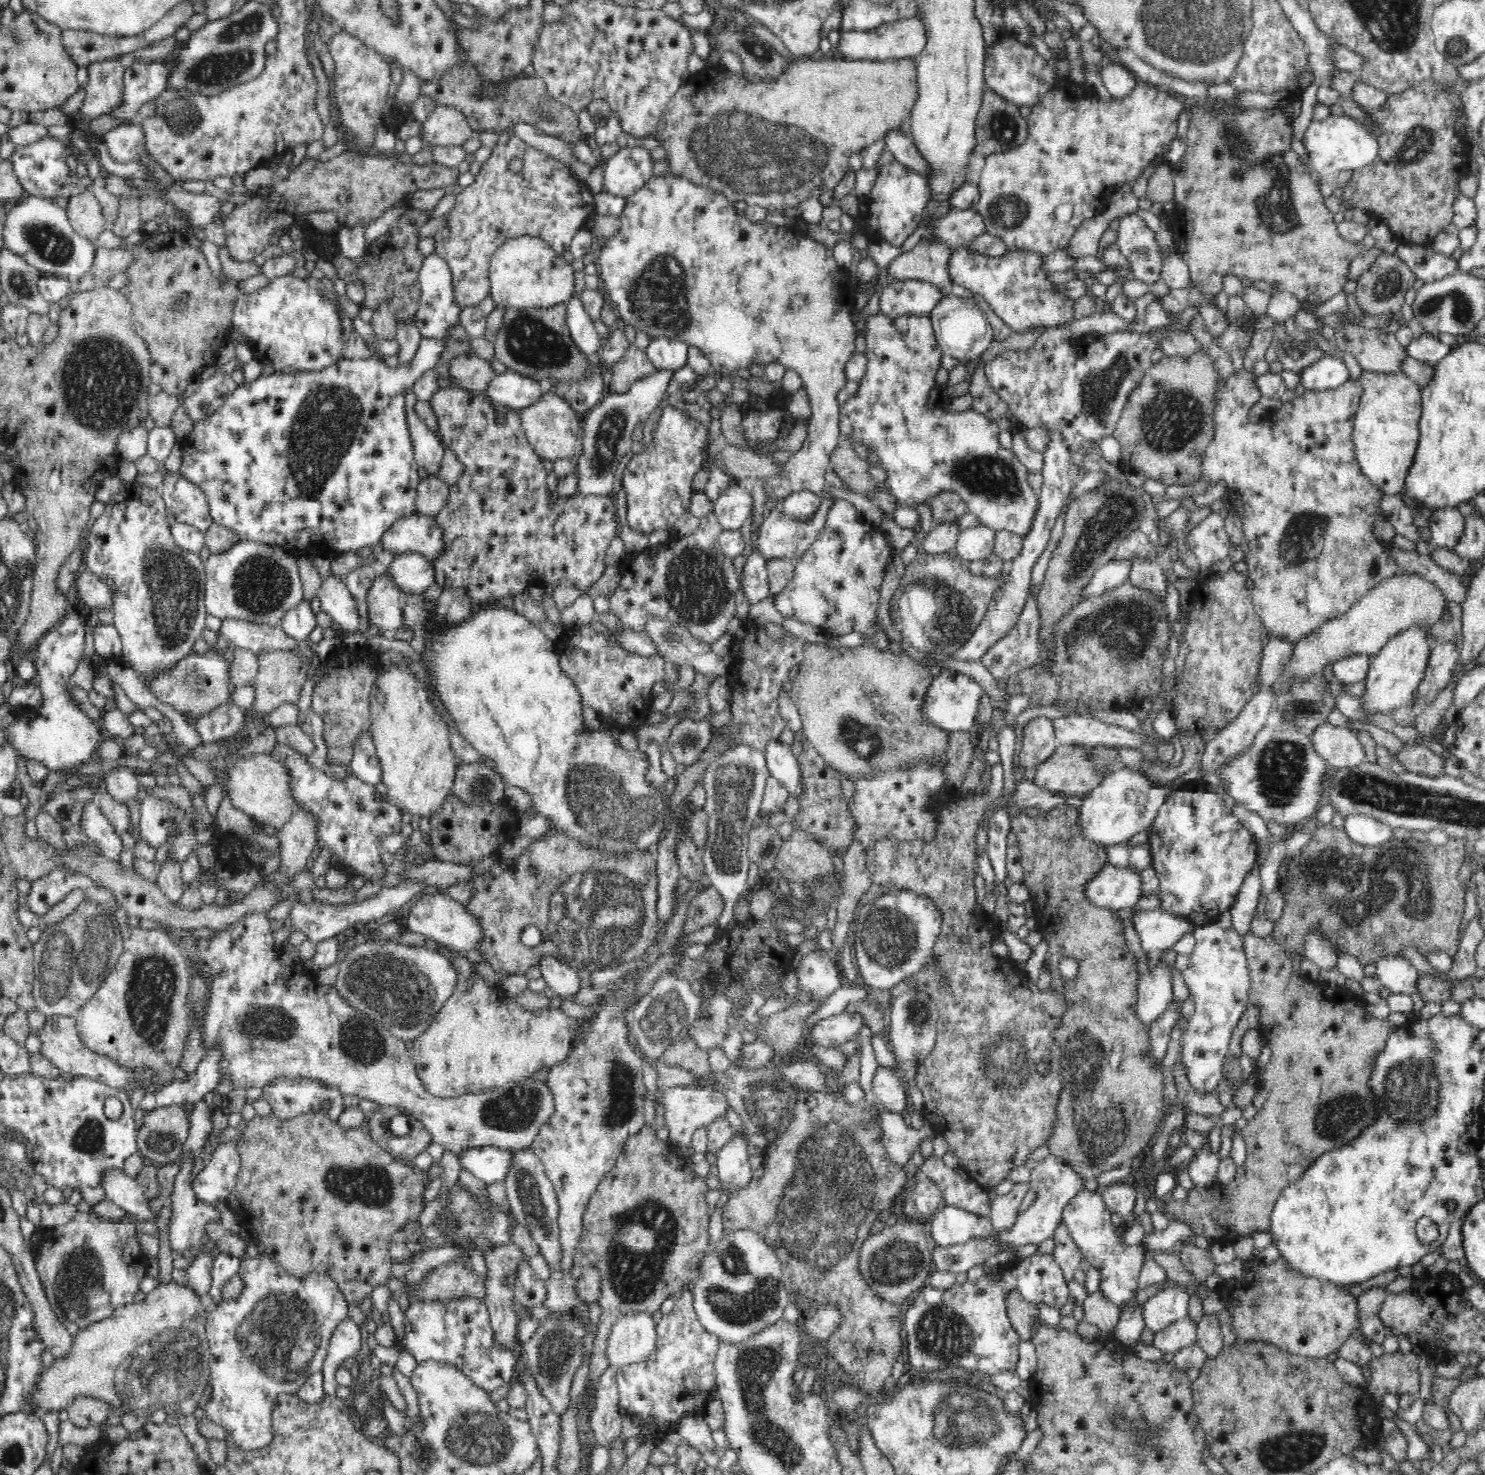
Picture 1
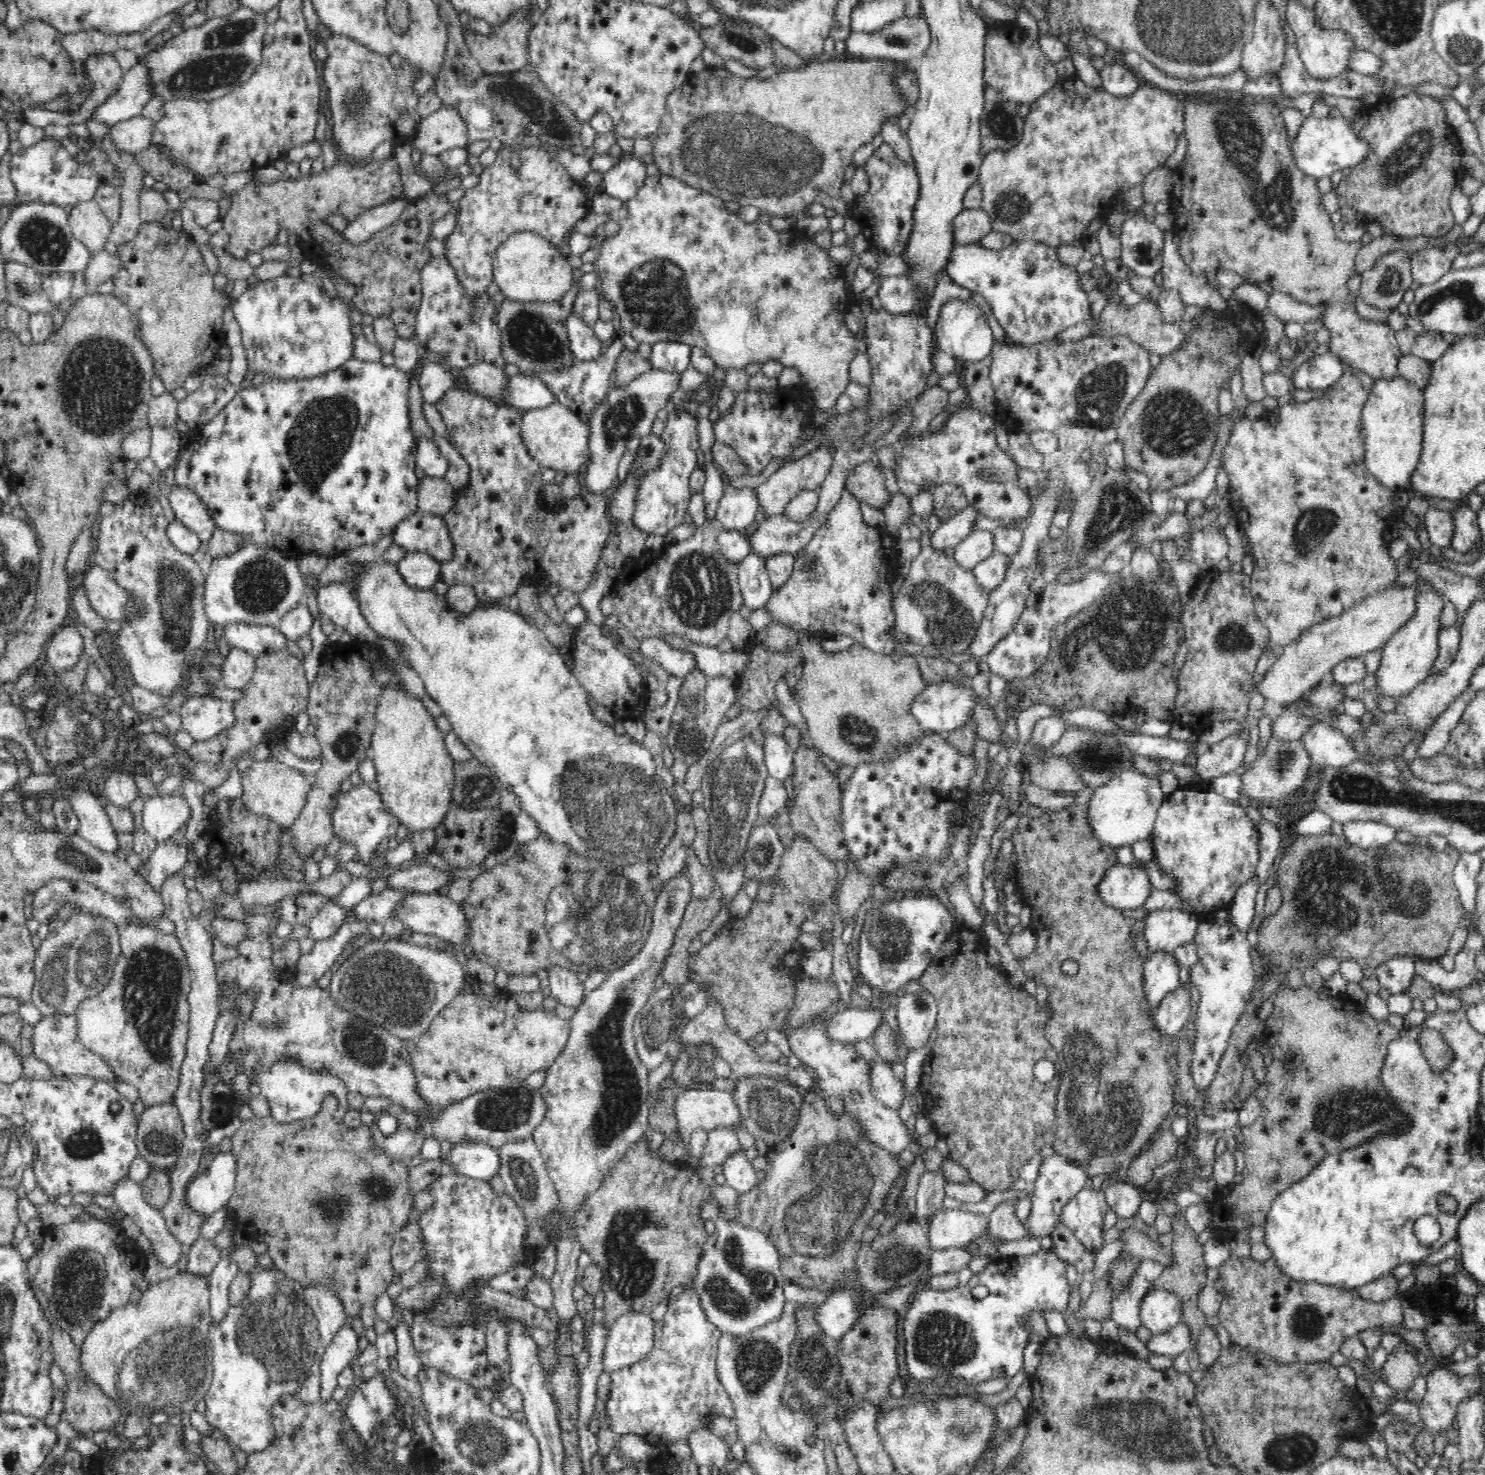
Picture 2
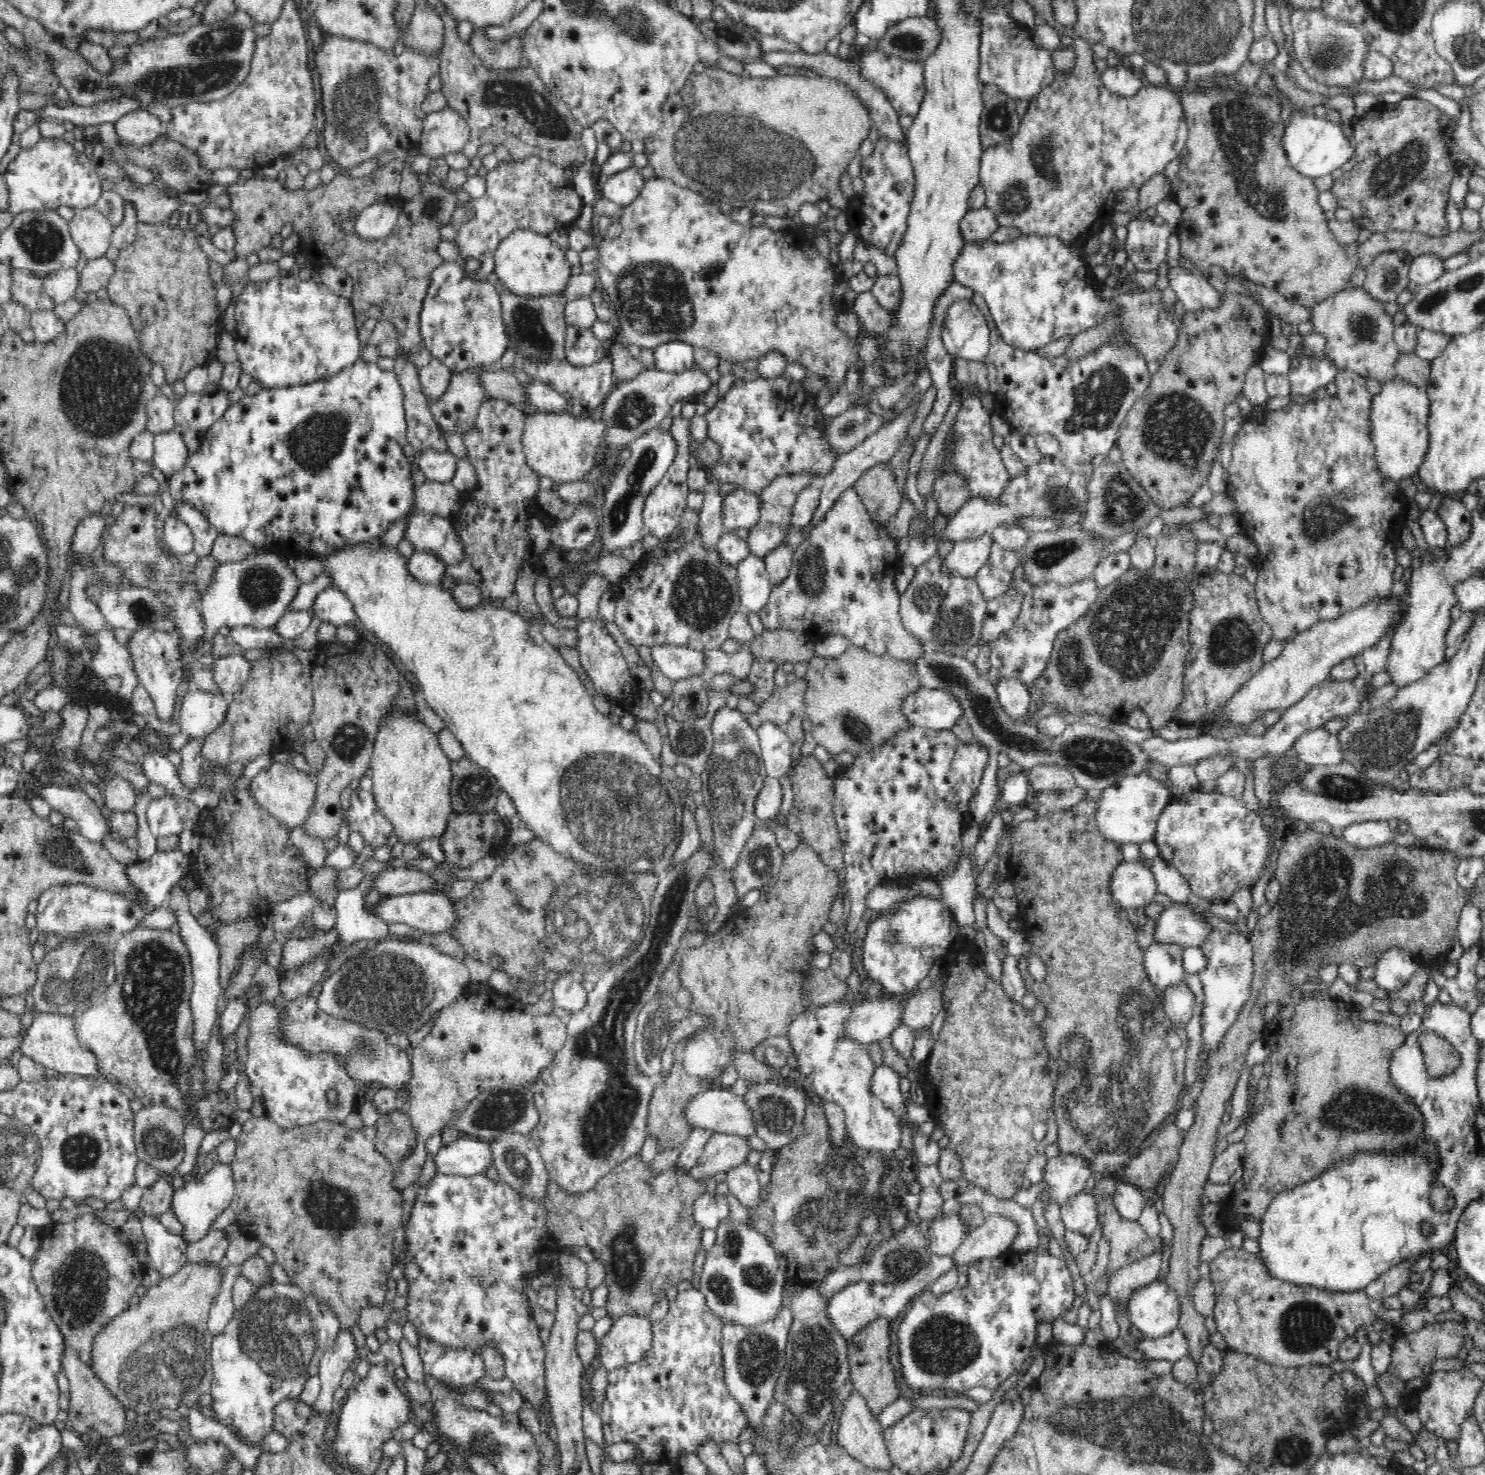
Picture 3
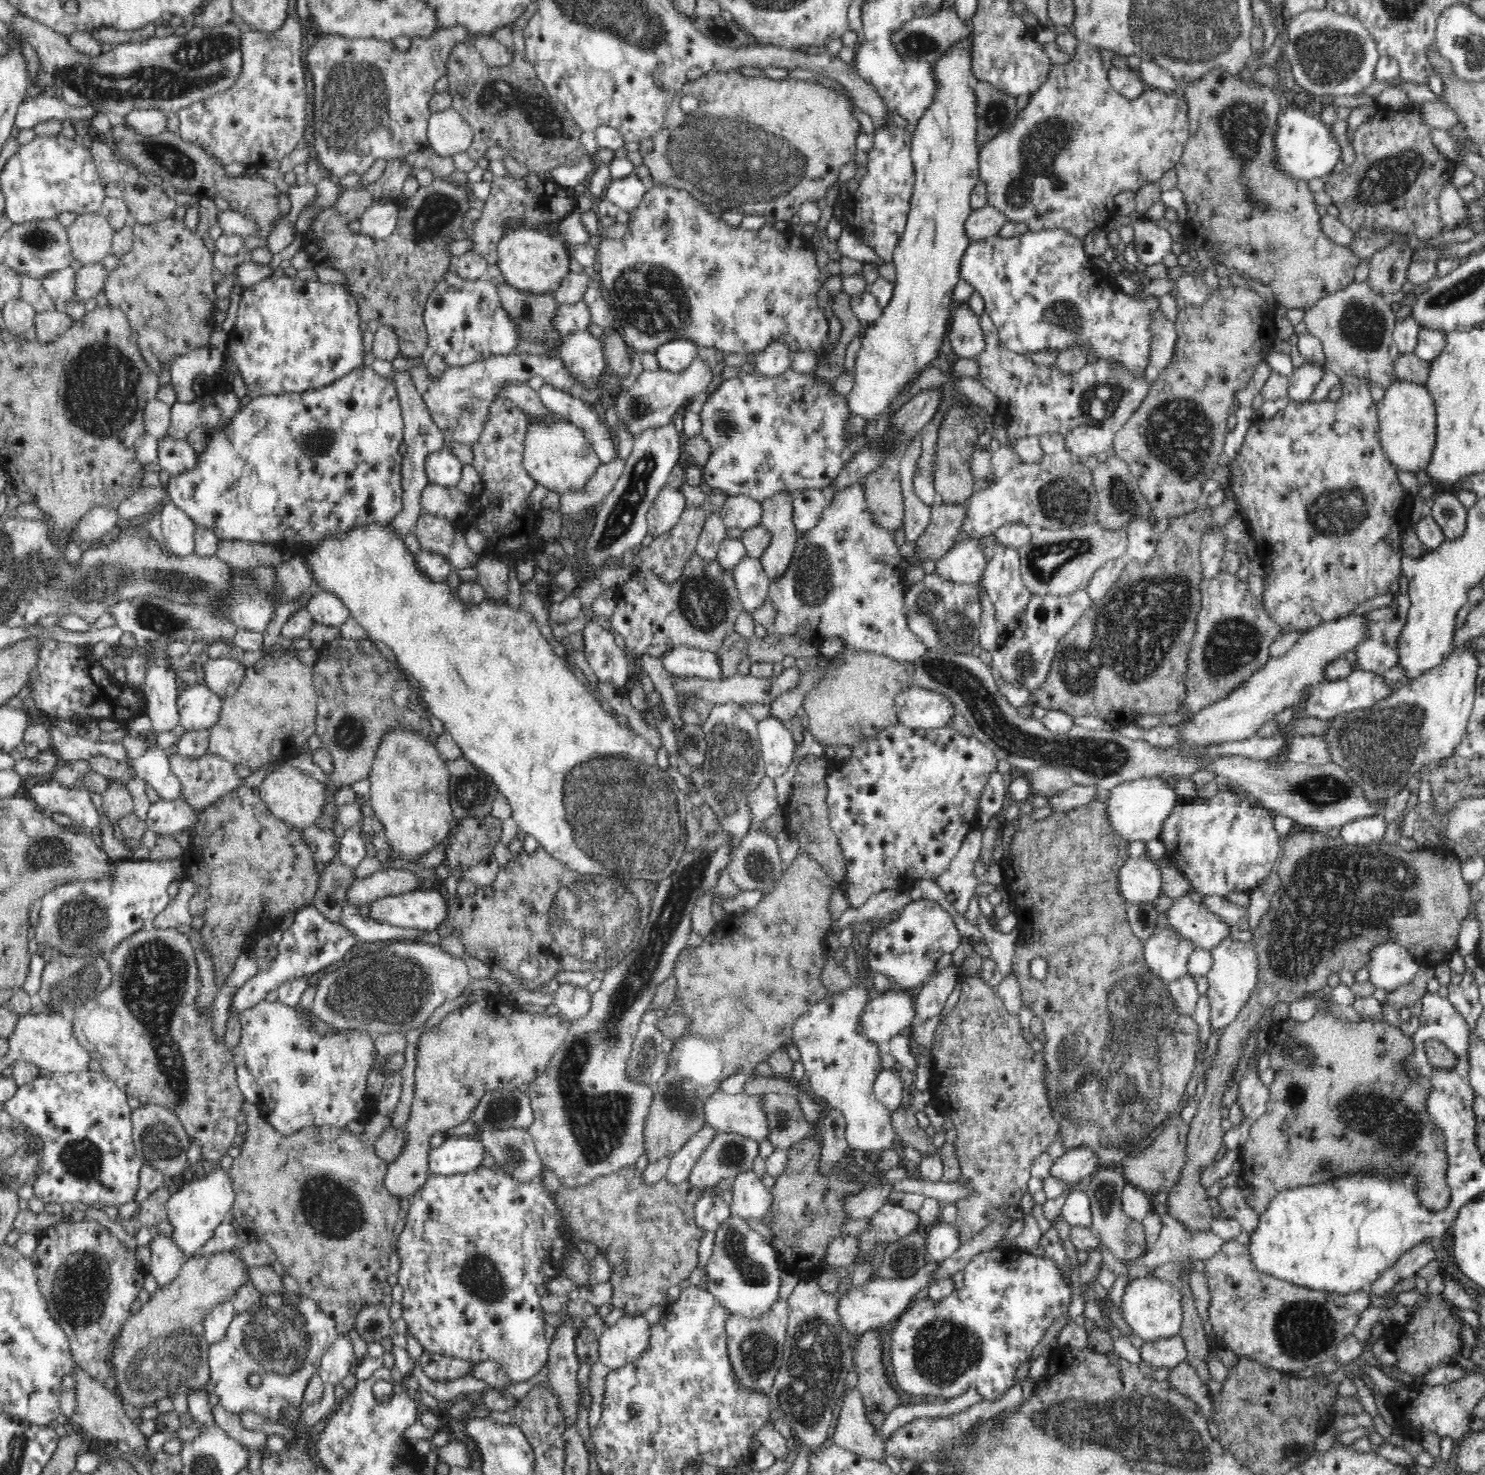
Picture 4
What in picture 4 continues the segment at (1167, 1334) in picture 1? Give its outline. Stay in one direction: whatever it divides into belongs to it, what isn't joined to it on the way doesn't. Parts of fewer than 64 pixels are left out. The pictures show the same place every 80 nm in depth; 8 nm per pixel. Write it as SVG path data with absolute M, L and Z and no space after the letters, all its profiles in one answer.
M1179 1333L1170 1336L1170 1338L1145 1341L1139 1350L1142 1360L1149 1362L1157 1369L1166 1367L1171 1370L1172 1367L1187 1358L1187 1349Z

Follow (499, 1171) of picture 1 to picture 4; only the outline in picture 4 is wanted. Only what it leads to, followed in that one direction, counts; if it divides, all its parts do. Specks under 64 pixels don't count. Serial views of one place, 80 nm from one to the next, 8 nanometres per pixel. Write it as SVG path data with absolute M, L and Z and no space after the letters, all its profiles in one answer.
M458 1136L447 1137L441 1145L429 1150L430 1174L468 1174L482 1167L486 1154L479 1138Z

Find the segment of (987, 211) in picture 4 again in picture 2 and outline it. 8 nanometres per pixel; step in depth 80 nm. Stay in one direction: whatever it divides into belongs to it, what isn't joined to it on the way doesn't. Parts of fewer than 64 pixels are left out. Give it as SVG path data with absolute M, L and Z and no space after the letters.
M963 208L957 215L954 215L950 226L954 245L975 244L992 231L989 216L981 208Z

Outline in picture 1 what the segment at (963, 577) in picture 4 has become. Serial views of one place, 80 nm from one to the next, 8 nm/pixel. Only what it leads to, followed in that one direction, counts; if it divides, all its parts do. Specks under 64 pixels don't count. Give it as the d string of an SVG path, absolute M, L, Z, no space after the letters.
M970 526L957 534L957 558L965 561L985 559L993 554L996 531L986 526Z

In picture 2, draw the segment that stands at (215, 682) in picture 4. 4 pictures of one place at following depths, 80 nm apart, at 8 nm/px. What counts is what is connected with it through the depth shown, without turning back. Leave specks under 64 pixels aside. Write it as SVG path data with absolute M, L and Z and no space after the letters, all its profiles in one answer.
M238 647L229 648L225 654L221 682L226 688L243 690L256 672L257 656Z

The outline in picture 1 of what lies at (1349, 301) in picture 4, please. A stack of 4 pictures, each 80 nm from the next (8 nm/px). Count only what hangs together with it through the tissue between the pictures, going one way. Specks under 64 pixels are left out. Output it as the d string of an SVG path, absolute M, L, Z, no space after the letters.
M1349 320L1336 329L1336 337L1333 340L1341 351L1350 352L1364 370L1371 372L1401 373L1402 362L1408 358L1406 347L1394 336L1394 333L1381 329L1366 328L1362 325L1352 324Z

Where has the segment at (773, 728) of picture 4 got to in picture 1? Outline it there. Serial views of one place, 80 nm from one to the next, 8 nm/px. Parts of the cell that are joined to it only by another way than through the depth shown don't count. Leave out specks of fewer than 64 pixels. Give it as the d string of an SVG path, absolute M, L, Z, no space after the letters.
M773 739L765 754L770 777L776 778L794 798L802 799L805 794L804 778L791 746Z

